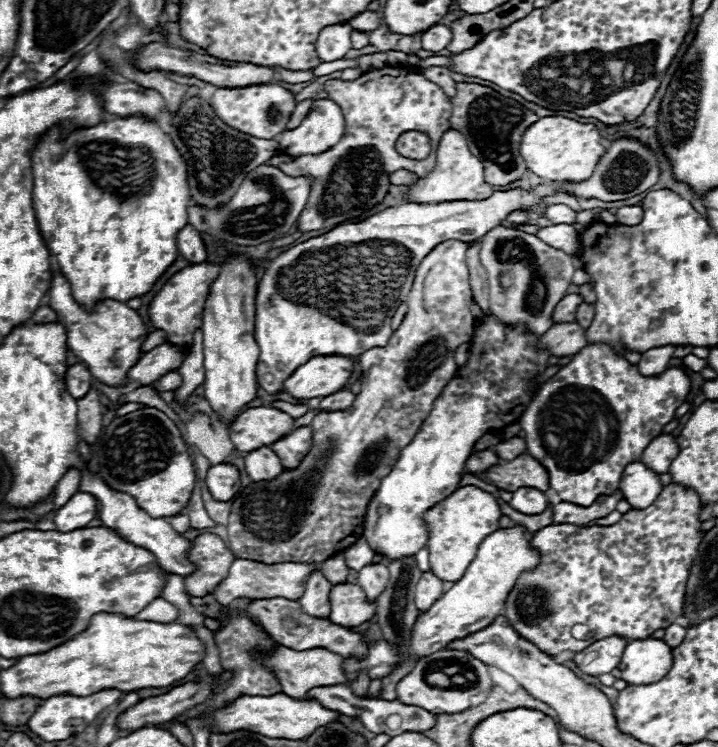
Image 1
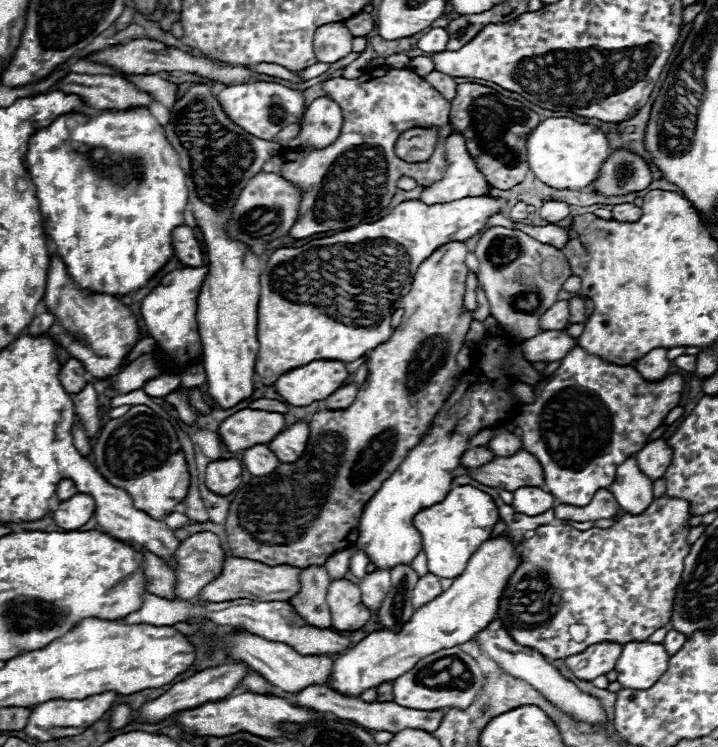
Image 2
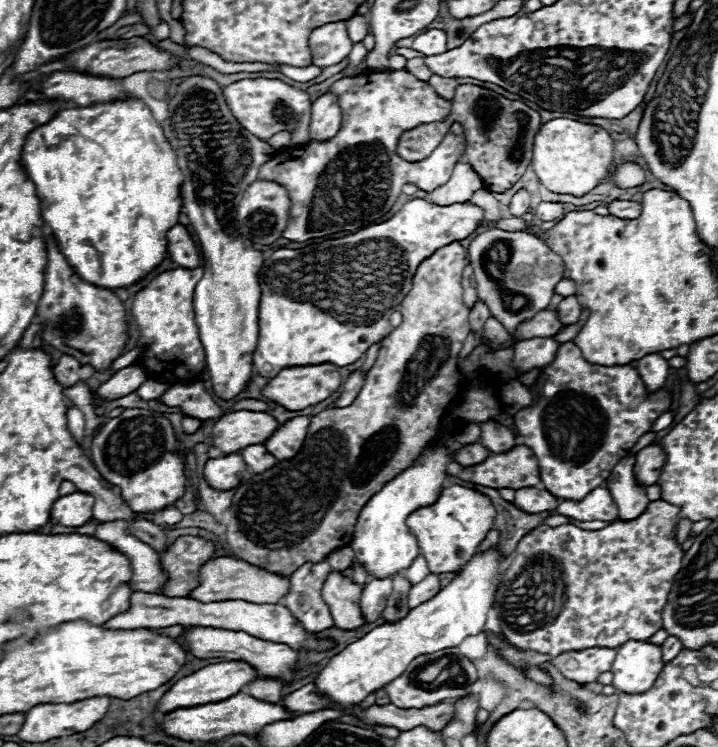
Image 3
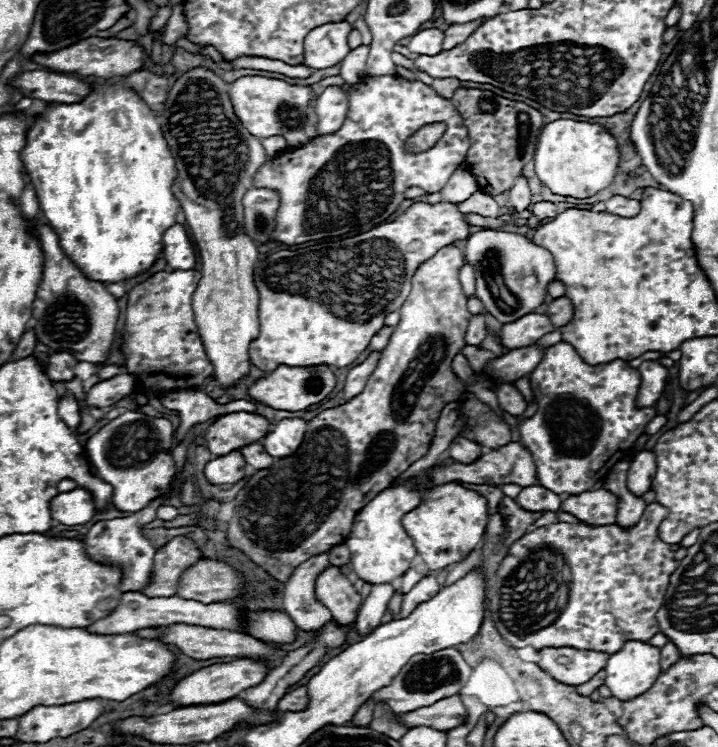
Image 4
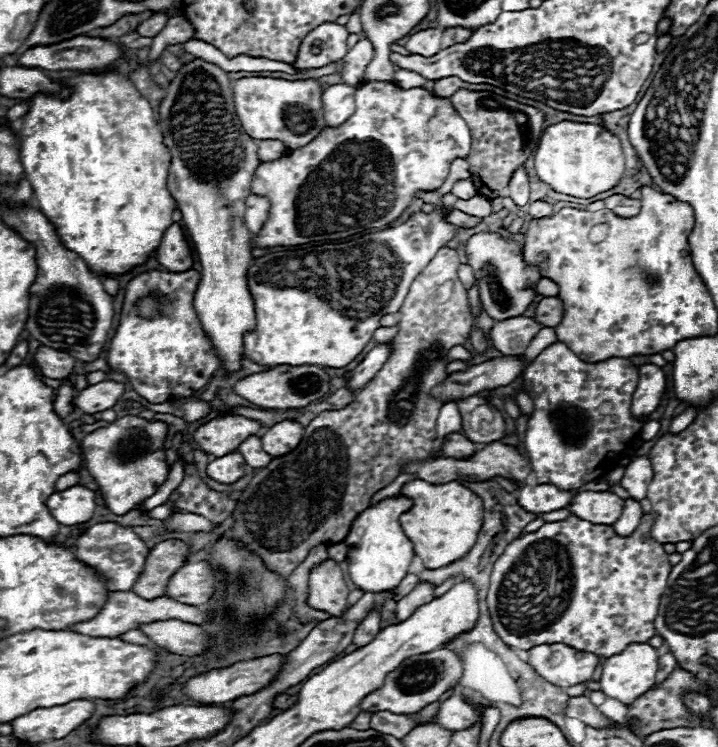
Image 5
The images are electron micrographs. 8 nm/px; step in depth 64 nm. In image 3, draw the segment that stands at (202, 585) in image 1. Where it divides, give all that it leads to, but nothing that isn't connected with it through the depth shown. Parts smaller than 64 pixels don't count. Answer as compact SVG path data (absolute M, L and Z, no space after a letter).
M198 536L176 538L164 554L160 554L160 566L168 574L168 582L162 586L160 594L168 598L188 596L188 592L198 584L198 570L204 562L214 558L214 546Z

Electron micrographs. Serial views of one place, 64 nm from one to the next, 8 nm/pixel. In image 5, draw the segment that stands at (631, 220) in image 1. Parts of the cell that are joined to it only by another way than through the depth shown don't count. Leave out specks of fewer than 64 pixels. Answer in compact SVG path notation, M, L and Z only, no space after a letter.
M614 194L614 196L606 198L604 202L606 202L606 208L608 208L608 210L612 210L614 214L624 216L624 218L636 216L636 214L640 212L640 200L634 200L634 198L628 198L628 196Z

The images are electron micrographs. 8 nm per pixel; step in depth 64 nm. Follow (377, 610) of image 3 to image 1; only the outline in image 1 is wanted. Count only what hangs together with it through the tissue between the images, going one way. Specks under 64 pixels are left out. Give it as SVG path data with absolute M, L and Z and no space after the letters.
M378 562L378 564L368 564L358 572L358 586L368 594L370 602L376 602L376 598L384 592L384 586L388 586L390 572L388 568Z

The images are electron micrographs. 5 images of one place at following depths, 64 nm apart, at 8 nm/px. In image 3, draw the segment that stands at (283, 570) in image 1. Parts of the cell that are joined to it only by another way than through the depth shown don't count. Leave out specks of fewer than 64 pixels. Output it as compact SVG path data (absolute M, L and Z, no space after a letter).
M214 558L206 562L198 572L200 584L188 594L198 602L220 602L220 600L246 600L256 604L276 604L290 588L290 578L270 574L258 566L234 558Z

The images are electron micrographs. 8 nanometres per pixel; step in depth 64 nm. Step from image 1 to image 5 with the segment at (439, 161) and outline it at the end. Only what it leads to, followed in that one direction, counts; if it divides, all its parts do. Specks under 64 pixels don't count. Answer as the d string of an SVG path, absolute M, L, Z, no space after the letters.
M466 178L466 180L458 180L458 182L452 186L452 194L454 194L456 198L468 200L468 198L476 196L478 192L476 192L476 186L474 186L474 182L472 182L470 178Z

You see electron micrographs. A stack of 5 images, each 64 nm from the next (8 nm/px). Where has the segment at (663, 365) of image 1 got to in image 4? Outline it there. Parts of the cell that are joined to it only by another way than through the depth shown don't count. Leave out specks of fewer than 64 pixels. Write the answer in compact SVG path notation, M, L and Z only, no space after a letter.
M646 360L638 366L638 372L640 372L640 394L636 396L636 406L654 406L660 400L662 390L666 386L668 370L658 362Z

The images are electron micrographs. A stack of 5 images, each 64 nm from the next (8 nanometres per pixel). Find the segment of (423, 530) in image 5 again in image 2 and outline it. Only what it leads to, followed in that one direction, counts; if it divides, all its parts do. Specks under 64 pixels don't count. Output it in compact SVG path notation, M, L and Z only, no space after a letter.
M454 486L442 502L420 510L412 524L422 536L422 550L428 558L430 572L440 578L454 578L464 572L470 556L488 540L496 522L498 510L486 492L472 486Z

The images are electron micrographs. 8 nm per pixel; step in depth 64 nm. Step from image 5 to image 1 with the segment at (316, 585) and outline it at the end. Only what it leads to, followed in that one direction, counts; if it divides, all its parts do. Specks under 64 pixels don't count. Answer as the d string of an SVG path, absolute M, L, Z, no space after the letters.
M334 584L328 598L332 608L330 620L344 628L358 628L376 614L376 604L368 602L364 590L358 584Z

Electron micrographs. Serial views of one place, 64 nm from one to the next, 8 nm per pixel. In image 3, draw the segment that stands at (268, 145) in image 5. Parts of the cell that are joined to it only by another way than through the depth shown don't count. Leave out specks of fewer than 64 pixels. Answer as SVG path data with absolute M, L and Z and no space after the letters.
M280 132L280 134L274 134L274 136L268 140L268 144L272 146L272 150L274 150L274 152L288 148L288 144L290 144L290 132Z

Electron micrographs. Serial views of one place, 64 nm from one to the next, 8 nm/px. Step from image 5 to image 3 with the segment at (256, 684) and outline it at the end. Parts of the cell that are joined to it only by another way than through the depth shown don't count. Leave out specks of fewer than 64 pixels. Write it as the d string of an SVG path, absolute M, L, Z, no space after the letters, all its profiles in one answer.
M230 660L230 662L220 662L220 664L210 664L182 680L178 680L170 692L166 692L162 696L162 700L158 702L158 710L160 712L172 712L180 706L200 706L204 702L220 702L224 698L230 698L232 694L238 694L246 684L258 680L260 674L248 666L248 662L242 662L242 660Z

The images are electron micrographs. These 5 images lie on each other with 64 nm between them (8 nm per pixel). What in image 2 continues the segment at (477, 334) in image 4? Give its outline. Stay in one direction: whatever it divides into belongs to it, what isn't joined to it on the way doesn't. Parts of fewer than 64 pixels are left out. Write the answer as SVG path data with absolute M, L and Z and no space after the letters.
M478 288L478 308L472 314L472 320L478 320L478 322L484 322L488 316L490 316L490 308L488 308L488 300L482 292L482 288Z

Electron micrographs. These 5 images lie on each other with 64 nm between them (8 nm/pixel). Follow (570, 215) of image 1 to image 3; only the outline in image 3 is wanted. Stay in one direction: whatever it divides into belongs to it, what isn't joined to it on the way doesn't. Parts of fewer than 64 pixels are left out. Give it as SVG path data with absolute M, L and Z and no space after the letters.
M540 202L534 210L534 216L540 220L558 220L564 216L560 202Z

